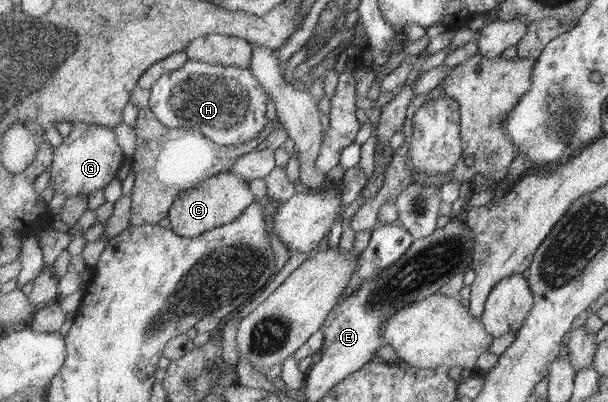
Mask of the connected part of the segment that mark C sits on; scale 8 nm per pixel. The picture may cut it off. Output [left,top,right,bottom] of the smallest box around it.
[168,172,257,238]

